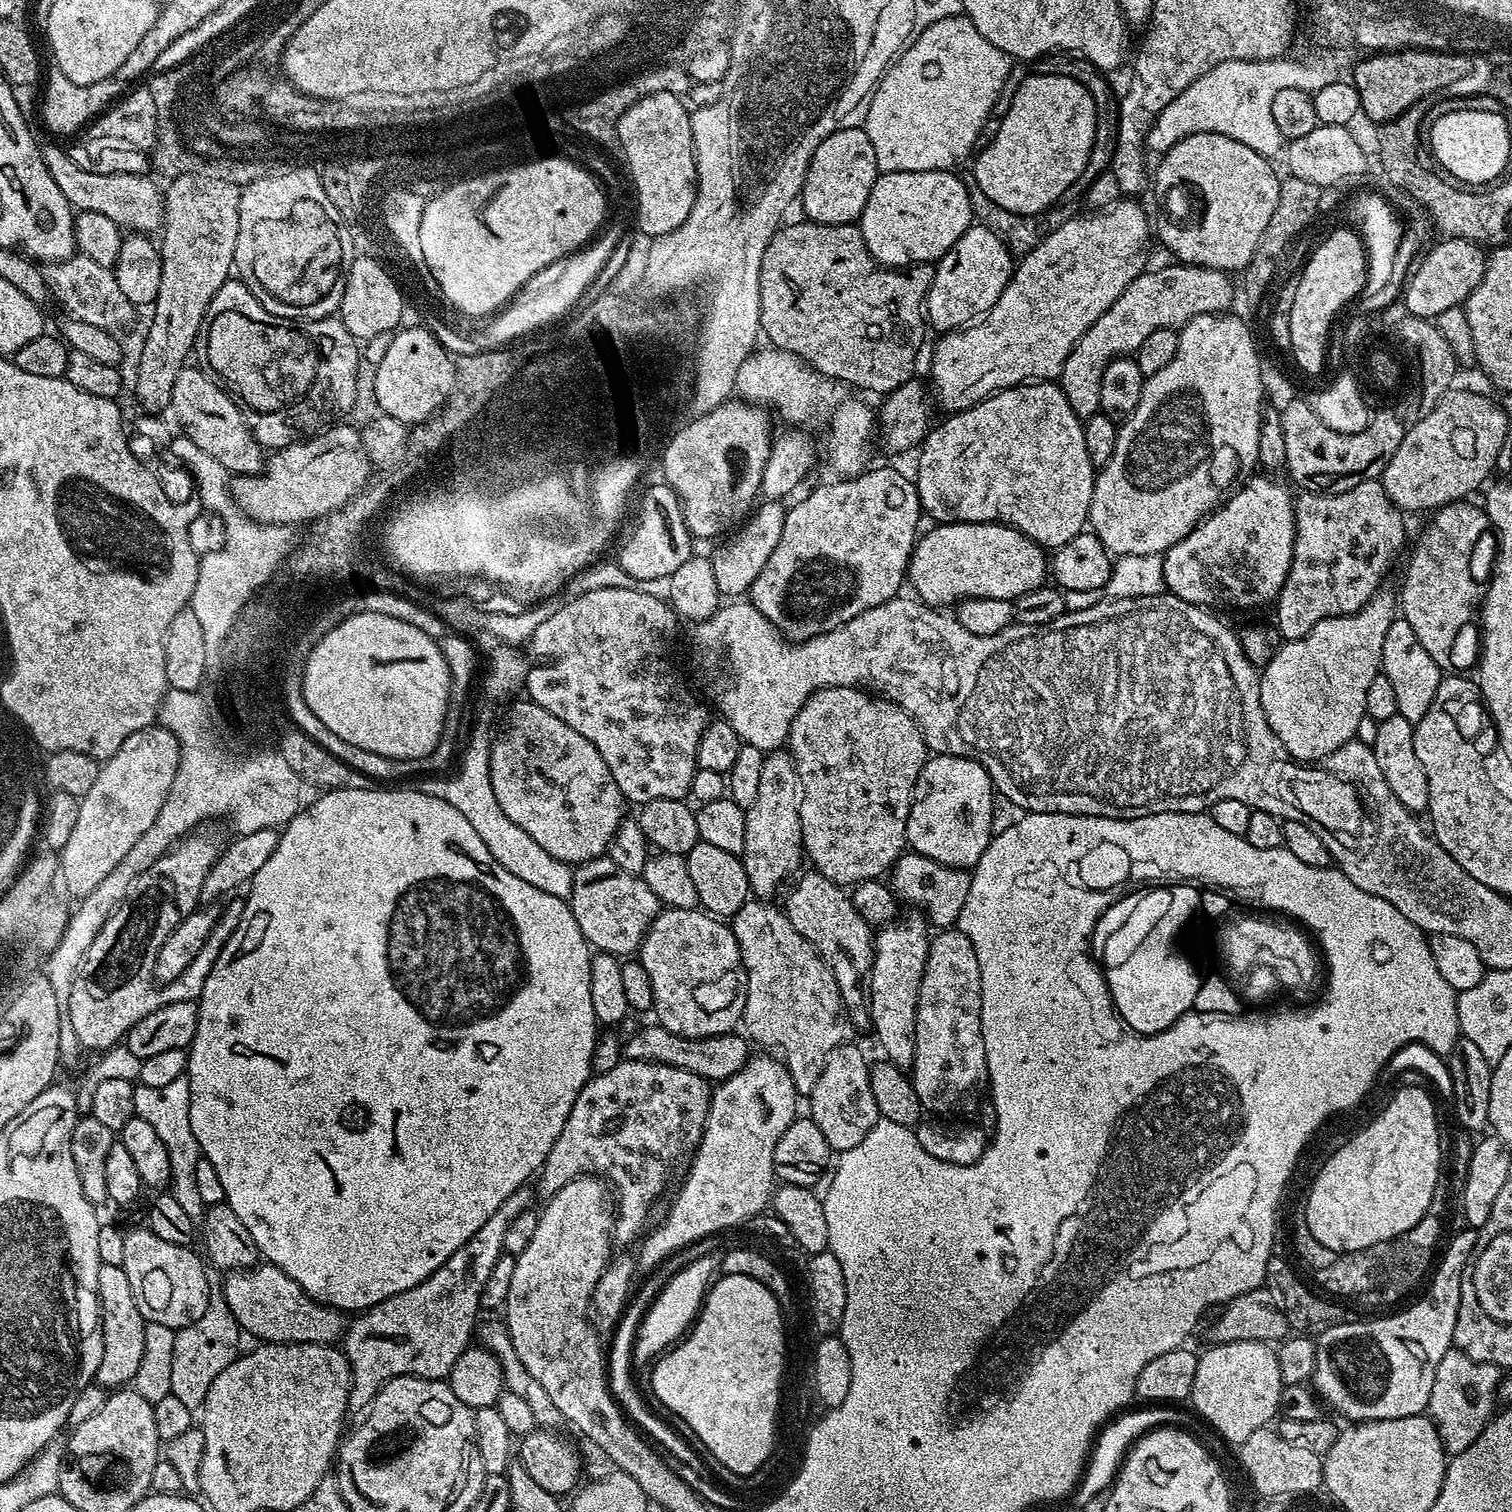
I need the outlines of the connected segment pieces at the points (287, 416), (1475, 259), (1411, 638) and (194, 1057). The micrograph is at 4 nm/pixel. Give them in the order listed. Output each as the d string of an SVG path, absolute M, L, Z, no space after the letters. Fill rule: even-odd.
M229 278L218 294L214 294L202 318L202 326L196 336L196 348L204 348L204 356L208 359L207 371L222 381L228 395L238 406L246 426L265 450L285 448L304 433L311 437L321 433L335 425L354 406L355 375L358 373L362 348L348 333L346 326L336 318L278 318L270 314L270 310L266 310L266 306L262 306L262 302L258 302L258 298L254 298L254 294L250 294L250 290L239 279Z
M1453 236L1441 241L1441 244L1433 243L1423 253L1422 259L1408 277L1402 293L1402 304L1408 307L1407 311L1411 315L1434 318L1442 314L1442 310L1450 310L1450 306L1461 306L1478 286L1478 282L1482 282L1486 263L1485 249L1479 244Z
M1403 618L1393 620L1390 630L1386 630L1386 642L1382 642L1382 658L1380 659L1382 674L1390 678L1394 695L1398 698L1397 716L1406 718L1406 722L1416 725L1430 710L1434 698L1438 694L1438 686L1442 679L1442 669L1430 654L1426 654L1426 646L1418 642L1418 634L1414 634L1414 626Z
M373 786L373 787L372 787L372 788L370 788L370 789L334 789L334 790L332 790L332 791L325 791L325 792L324 792L324 793L323 793L323 794L320 794L320 795L317 795L317 796L318 796L318 798L317 798L317 800L316 800L316 801L314 801L314 802L313 802L313 804L312 804L312 805L310 805L310 806L309 806L309 808L308 808L308 805L307 805L307 807L305 807L305 808L304 808L304 809L303 809L303 810L301 810L301 811L299 811L299 812L297 812L297 813L296 813L296 817L295 817L295 818L293 818L293 819L292 819L292 820L290 820L290 821L288 821L288 823L287 823L287 824L285 824L285 825L283 825L283 828L282 828L282 831L281 831L281 832L280 832L280 841L279 841L279 842L278 842L278 846L277 846L277 847L276 847L276 849L275 849L275 850L274 850L274 854L270 854L270 858L266 858L266 866L262 866L262 870L258 870L258 874L257 874L257 875L256 875L256 877L255 877L255 878L254 878L254 879L252 879L252 880L251 880L251 881L250 881L250 883L249 883L249 884L248 884L248 885L247 885L247 888L246 888L246 893L247 893L247 892L248 892L248 897L246 897L246 898L245 898L245 900L244 900L244 909L242 909L242 910L241 910L241 912L240 912L240 921L238 921L238 922L237 922L237 924L236 924L236 929L234 929L234 930L233 930L233 932L232 932L232 933L230 933L230 934L229 934L229 936L228 936L228 941L226 941L226 942L225 942L225 944L224 944L224 945L222 945L222 946L221 946L221 948L220 948L220 953L218 953L218 954L217 954L217 956L216 956L216 961L214 961L214 962L213 962L213 964L212 964L212 969L210 969L210 970L209 970L209 972L208 972L208 977L206 977L206 978L205 978L205 980L204 980L204 985L202 985L202 986L201 986L201 988L200 988L200 996L199 996L199 995L198 995L198 1030L197 1030L197 1031L196 1031L196 1033L195 1033L195 1034L194 1034L194 1038L193 1038L193 1039L192 1039L192 1043L191 1043L191 1045L190 1045L190 1047L189 1047L189 1048L188 1048L188 1049L187 1049L187 1054L188 1054L188 1071L187 1071L187 1073L186 1073L186 1075L187 1075L187 1078L188 1078L188 1081L189 1081L189 1082L190 1082L190 1130L194 1130L194 1138L198 1138L198 1146L199 1146L199 1147L200 1147L200 1155L201 1155L201 1157L203 1157L203 1159L205 1159L205 1160L208 1160L208 1161L209 1161L209 1162L211 1162L211 1164L213 1164L213 1165L214 1165L214 1170L215 1170L215 1171L216 1171L216 1173L217 1173L217 1174L218 1174L218 1179L219 1179L219 1180L221 1180L221 1181L222 1181L222 1190L223 1190L223 1191L224 1191L224 1198L225 1198L225 1201L226 1201L226 1202L227 1202L227 1204L228 1204L228 1205L229 1205L229 1206L230 1206L230 1210L234 1210L234 1214L235 1214L235 1215L236 1215L236 1217L237 1217L237 1218L238 1218L238 1222L242 1222L242 1226L246 1226L246 1230L250 1230L250 1238L254 1238L254 1242L255 1242L255 1243L256 1243L256 1249L258 1249L258 1251L260 1251L260 1254L261 1254L261 1257L264 1257L264 1258L270 1258L270 1260L271 1260L271 1263L272 1263L272 1264L273 1264L273 1265L274 1265L274 1266L278 1266L278 1267L280 1267L280 1269L281 1269L281 1270L283 1270L283 1272L288 1272L288 1273L289 1273L289 1274L290 1274L290 1278L294 1278L294 1282L298 1282L298 1286L302 1286L302 1290L306 1290L306 1294L310 1294L310 1295L311 1295L311 1296L315 1296L315 1297L316 1297L316 1300L317 1300L317 1302L319 1302L319 1304L328 1304L328 1305L329 1305L329 1306L331 1306L331 1308L337 1308L337 1307L339 1307L339 1306L342 1306L342 1308L343 1308L343 1311L344 1311L344 1312L345 1312L345 1313L348 1313L348 1314L356 1314L356 1313L359 1313L359 1312L360 1312L360 1311L361 1311L361 1308L362 1308L362 1306L371 1306L371 1305L374 1305L374 1304L377 1304L377 1303L378 1303L378 1302L382 1302L382 1301L383 1301L383 1300L385 1300L385 1299L386 1299L386 1298L390 1298L390 1297L391 1297L391 1296L393 1296L393 1295L394 1295L394 1294L402 1294L402 1290L410 1290L410 1289L411 1289L411 1288L413 1288L413 1287L414 1287L414 1286L418 1286L418 1285L419 1285L419 1284L421 1284L421 1283L422 1283L422 1282L423 1282L423 1280L425 1280L425 1279L426 1279L426 1278L427 1278L427 1277L428 1277L428 1276L429 1276L429 1275L430 1275L430 1274L434 1274L434 1270L438 1270L438 1266L442 1266L442 1262L446 1262L446 1258L450 1258L450 1254L454 1254L454 1250L458 1250L458 1246L462 1246L462 1245L463 1245L463 1244L464 1244L464 1243L466 1243L466 1242L467 1242L467 1241L468 1241L468 1240L469 1240L469 1239L470 1239L470 1238L474 1238L474 1234L478 1234L478 1229L480 1229L480 1227L482 1227L482 1225L483 1225L483 1224L484 1224L484 1223L485 1223L485 1222L486 1222L486 1218L490 1218L490 1214L494 1214L494 1210L498 1210L498 1206L502 1206L502 1202L506 1202L506 1198L510 1198L510 1194L514 1194L514 1193L515 1193L515 1192L517 1192L517 1191L518 1191L518 1189L520 1189L520 1188L523 1188L523 1187L525 1187L525 1185L527 1185L527 1184L528 1184L528 1183L529 1183L529 1181L528 1181L528 1179L530 1179L530 1178L531 1178L531 1176L532 1176L532 1179L533 1179L533 1177L535 1177L535 1176L536 1176L536 1175L537 1175L537 1173L539 1173L539 1171L540 1171L540 1167L542 1167L542 1165L543 1165L543 1164L544 1164L544 1163L545 1163L545 1162L546 1162L546 1154L550 1154L550 1146L554 1146L554 1142L558 1142L558 1134L562 1134L562 1126L566 1126L566 1118L570 1118L570 1110L571 1110L571 1109L572 1109L572 1107L573 1107L573 1106L574 1106L574 1098L578 1098L578 1094L579 1094L579 1093L580 1093L580 1091L581 1091L581 1090L582 1090L582 1086L583 1086L583 1085L584 1085L584 1083L586 1083L586 1082L587 1082L587 1080L589 1080L589 1078L590 1078L590 1077L591 1077L591 1076L592 1076L592 1075L593 1075L593 1071L592 1071L592 1055L594 1055L594 1054L595 1054L595 1053L596 1053L596 1042L597 1042L597 1039L598 1039L598 1031L597 1031L597 1032L596 1032L596 1028L597 1028L597 1029L598 1029L598 1021L597 1021L597 1019L596 1019L596 1015L595 1015L595 1014L594 1014L594 1002L590 1002L590 962L591 962L591 961L592 961L592 958L593 958L593 953L592 953L592 952L591 952L591 951L590 951L590 945L589 945L589 943L588 943L588 941L587 941L587 940L585 940L585 938L584 938L584 935L583 935L583 934L582 934L582 930L578 930L578 922L574 922L574 914L573 914L573 913L572 913L572 906L571 906L571 903L569 903L569 901L568 901L568 900L563 900L563 899L562 899L562 898L554 898L554 894L546 894L546 890L538 890L538 886L530 886L530 882L522 882L522 878L514 878L514 874L510 874L510 870L506 870L506 866L502 866L502 865L501 865L501 864L500 864L500 863L498 863L498 862L497 862L497 861L496 861L496 859L495 859L495 858L494 858L494 854L490 854L490 850L486 850L486 842L482 842L482 838L478 838L478 834L477 834L477 833L476 833L476 832L475 832L475 831L474 831L474 826L470 826L470 822L466 822L466 817L464 817L464 815L463 815L463 814L462 814L462 813L460 813L460 812L459 812L459 811L458 811L458 810L454 810L454 806L450 806L450 802L446 802L446 801L445 801L445 800L443 800L443 799L442 799L442 798L430 798L430 794L426 794L426 793L425 793L425 792L422 792L422 791L420 791L420 789L419 789L419 787L416 787L416 786L412 786L412 788L400 788L400 787L404 787L404 786Z

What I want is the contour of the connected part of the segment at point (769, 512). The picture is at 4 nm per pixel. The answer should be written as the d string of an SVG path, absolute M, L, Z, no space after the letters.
M765 499L749 513L749 516L720 543L710 559L714 568L714 580L718 584L721 595L728 598L738 598L751 589L754 579L761 573L762 568L778 546L782 536L782 526L785 525L787 512L785 503L780 500Z

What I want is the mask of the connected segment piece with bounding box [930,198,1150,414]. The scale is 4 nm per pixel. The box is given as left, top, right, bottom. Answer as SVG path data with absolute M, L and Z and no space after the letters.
M1121 198L1103 210L1096 210L1088 214L1092 216L1076 216L1073 220L1058 225L1049 236L1047 233L1041 239L1039 246L1026 253L1015 265L1012 277L1008 279L1008 285L1004 287L998 302L989 312L984 313L979 320L959 330L943 333L939 337L940 341L937 342L936 349L932 352L932 384L930 383L930 388L934 393L935 403L939 407L941 404L946 410L945 413L965 412L967 408L973 408L975 404L994 395L995 392L1000 392L1004 388L1012 388L1016 384L1026 384L1032 381L1052 382L1059 377L1062 366L1066 362L1070 350L1074 350L1078 338L1082 338L1082 334L1086 334L1086 330L1090 330L1090 326L1094 326L1094 322L1098 322L1098 318L1102 318L1102 314L1106 314L1106 310L1110 310L1110 306L1114 306L1114 302L1118 302L1118 294L1122 294L1122 290L1126 290L1126 286L1130 286L1130 282L1134 282L1134 278L1138 278L1149 267L1150 216L1144 213L1142 205L1136 203L1140 202L1132 198Z

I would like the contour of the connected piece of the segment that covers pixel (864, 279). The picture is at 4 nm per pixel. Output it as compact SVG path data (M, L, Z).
M807 218L801 219L801 224L785 223L772 235L760 263L760 330L767 343L783 352L794 354L804 361L814 372L837 381L845 386L864 392L880 392L887 394L908 380L913 379L916 368L916 355L924 344L924 328L926 329L926 309L924 299L928 296L930 282L934 282L935 267L932 264L914 264L907 270L886 268L876 263L876 259L868 252L866 242L862 238L856 224L816 224Z

